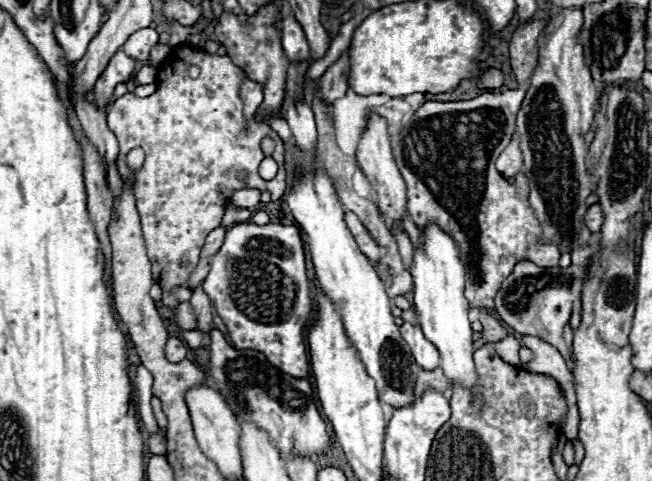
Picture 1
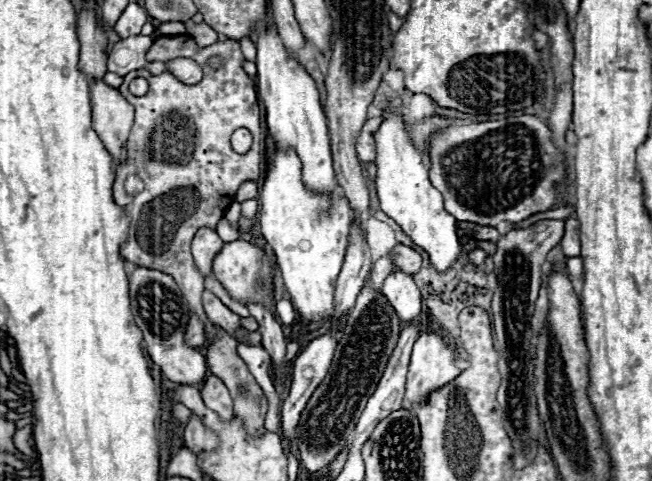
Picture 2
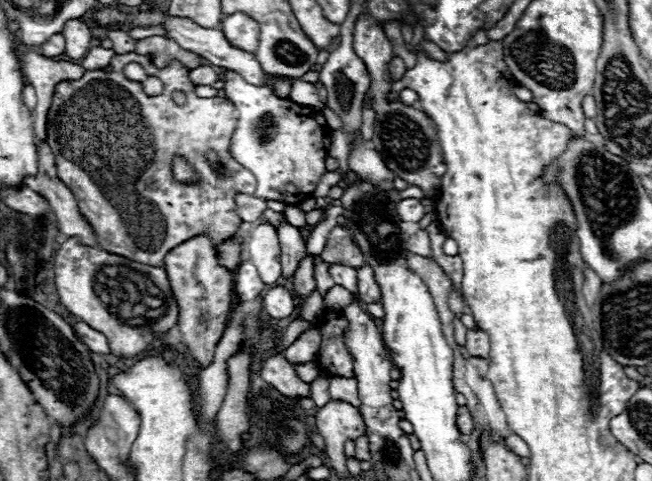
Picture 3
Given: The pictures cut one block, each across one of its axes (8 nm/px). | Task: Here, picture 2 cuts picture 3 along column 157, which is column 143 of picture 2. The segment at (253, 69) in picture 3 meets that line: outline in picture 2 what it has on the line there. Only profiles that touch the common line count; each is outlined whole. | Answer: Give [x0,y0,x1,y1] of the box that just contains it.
[114,4,148,38]

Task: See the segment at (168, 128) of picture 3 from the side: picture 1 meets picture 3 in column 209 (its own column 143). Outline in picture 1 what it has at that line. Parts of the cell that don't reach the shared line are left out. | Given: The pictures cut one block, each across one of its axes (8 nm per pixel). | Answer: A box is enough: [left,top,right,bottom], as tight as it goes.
[108,44,286,312]

